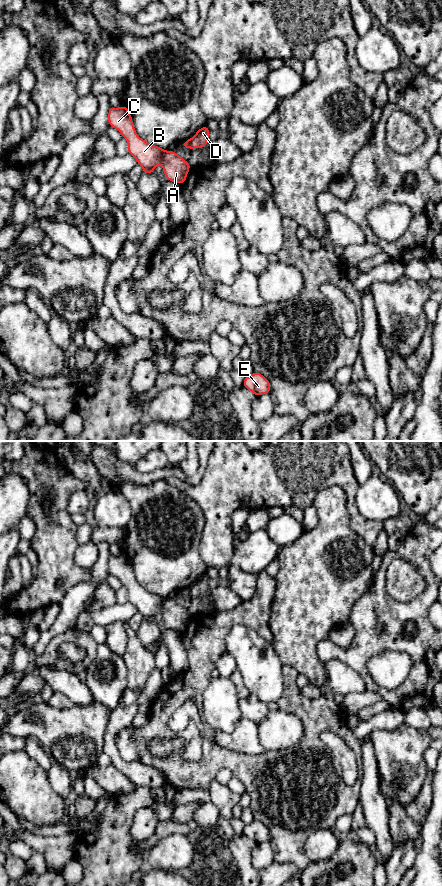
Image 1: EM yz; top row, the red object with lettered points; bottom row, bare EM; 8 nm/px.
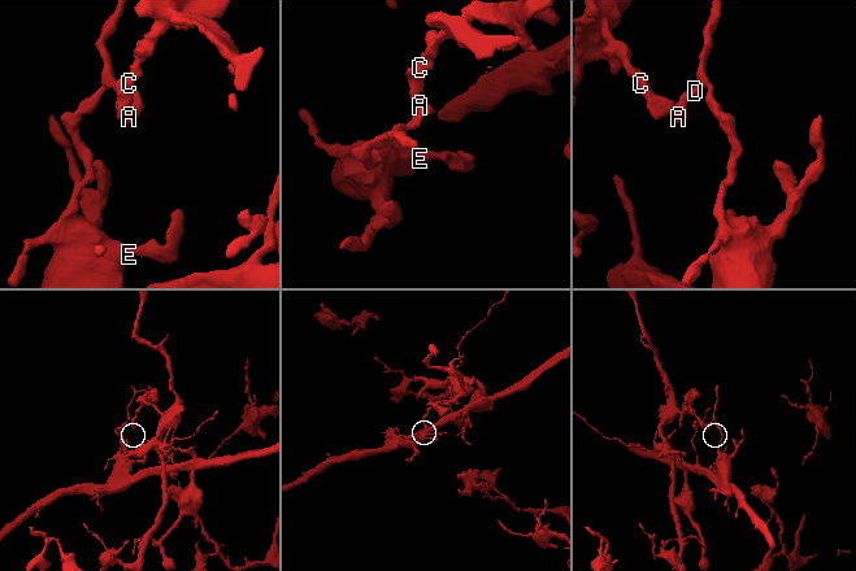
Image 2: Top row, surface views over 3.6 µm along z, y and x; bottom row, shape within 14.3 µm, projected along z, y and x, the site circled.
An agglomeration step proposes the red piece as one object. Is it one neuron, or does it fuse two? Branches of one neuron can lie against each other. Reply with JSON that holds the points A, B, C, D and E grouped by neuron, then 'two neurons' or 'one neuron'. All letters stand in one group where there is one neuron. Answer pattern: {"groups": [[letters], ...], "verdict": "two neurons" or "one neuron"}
{"groups": [["A", "B", "C"], ["D", "E"]], "verdict": "two neurons"}

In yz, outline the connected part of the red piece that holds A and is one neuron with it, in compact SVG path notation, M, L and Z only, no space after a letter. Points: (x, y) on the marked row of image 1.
M125 105L119 108L110 106L108 123L127 140L128 154L137 160L137 164L143 168L143 173L154 173L155 167L161 164L166 179L181 185L185 183L191 168L189 162L174 151L165 151L141 139L135 131L132 116Z

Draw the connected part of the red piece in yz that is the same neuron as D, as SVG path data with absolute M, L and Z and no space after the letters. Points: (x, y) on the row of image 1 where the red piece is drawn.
M207 125L201 127L190 139L192 149L203 148L209 143L209 128Z

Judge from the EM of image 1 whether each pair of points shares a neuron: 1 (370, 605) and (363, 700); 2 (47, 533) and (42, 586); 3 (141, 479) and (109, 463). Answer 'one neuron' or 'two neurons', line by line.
1: two neurons
2: one neuron
3: one neuron

